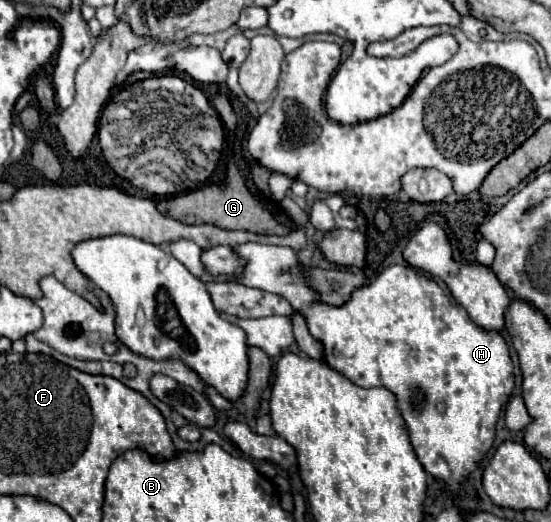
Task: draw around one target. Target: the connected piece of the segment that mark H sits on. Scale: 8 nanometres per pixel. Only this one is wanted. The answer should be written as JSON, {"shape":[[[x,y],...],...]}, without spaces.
{"shape":[[[178,240],[170,242],[168,250],[174,258],[178,258],[194,276],[204,282],[238,282],[250,288],[260,288],[278,296],[284,296],[294,312],[304,316],[308,332],[322,342],[324,346],[324,362],[346,376],[352,384],[362,388],[384,386],[388,388],[396,400],[398,410],[404,418],[408,438],[416,458],[422,468],[442,482],[444,490],[458,492],[462,484],[470,478],[476,466],[486,458],[488,450],[494,444],[494,428],[500,416],[502,406],[508,402],[508,396],[514,388],[512,380],[512,360],[508,354],[508,346],[498,332],[486,332],[478,328],[464,308],[450,304],[444,290],[424,276],[420,270],[404,264],[388,266],[380,272],[380,276],[362,288],[358,288],[350,302],[340,308],[328,304],[304,304],[300,302],[298,290],[304,290],[302,280],[296,276],[300,268],[298,256],[290,248],[268,246],[268,244],[238,244],[232,250],[240,260],[244,260],[244,268],[232,276],[214,276],[200,262],[200,248],[194,242]]]}

